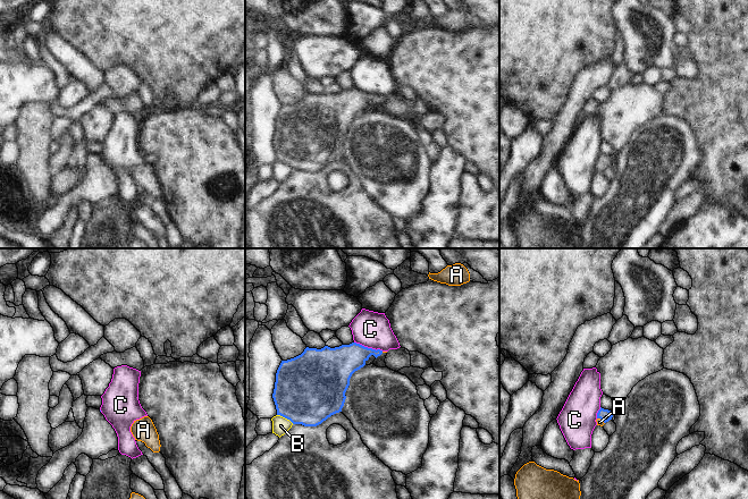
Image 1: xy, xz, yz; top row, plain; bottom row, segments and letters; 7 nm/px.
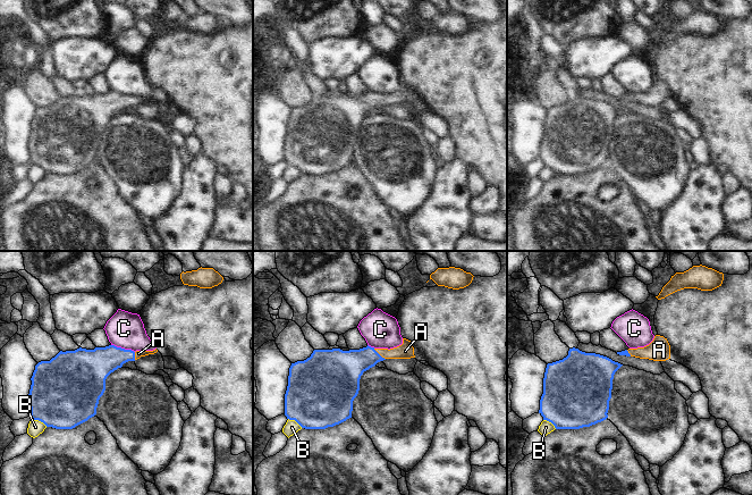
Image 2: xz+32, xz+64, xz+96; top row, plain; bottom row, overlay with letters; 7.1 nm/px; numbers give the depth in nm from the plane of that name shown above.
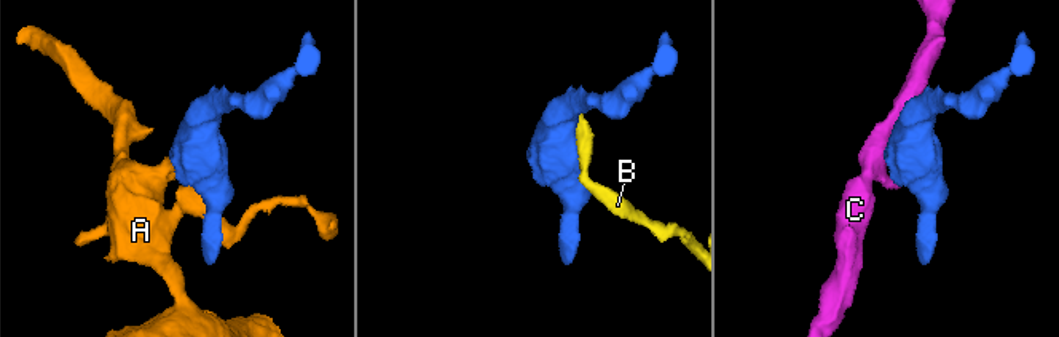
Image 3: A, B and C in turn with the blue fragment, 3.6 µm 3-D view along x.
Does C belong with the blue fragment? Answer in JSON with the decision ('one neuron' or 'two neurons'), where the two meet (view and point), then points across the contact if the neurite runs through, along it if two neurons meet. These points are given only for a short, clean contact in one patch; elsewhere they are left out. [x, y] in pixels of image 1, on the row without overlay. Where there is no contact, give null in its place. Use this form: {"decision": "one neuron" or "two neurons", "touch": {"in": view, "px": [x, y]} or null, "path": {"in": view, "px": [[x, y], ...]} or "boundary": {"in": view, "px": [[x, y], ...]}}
{"decision": "two neurons", "touch": {"in": "xz", "px": [369, 94]}, "boundary": {"in": "xz", "px": [[354, 87], [383, 96]]}}

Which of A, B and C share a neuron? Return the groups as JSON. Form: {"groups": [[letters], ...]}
{"groups": [["A"], ["B"], ["C"]]}

